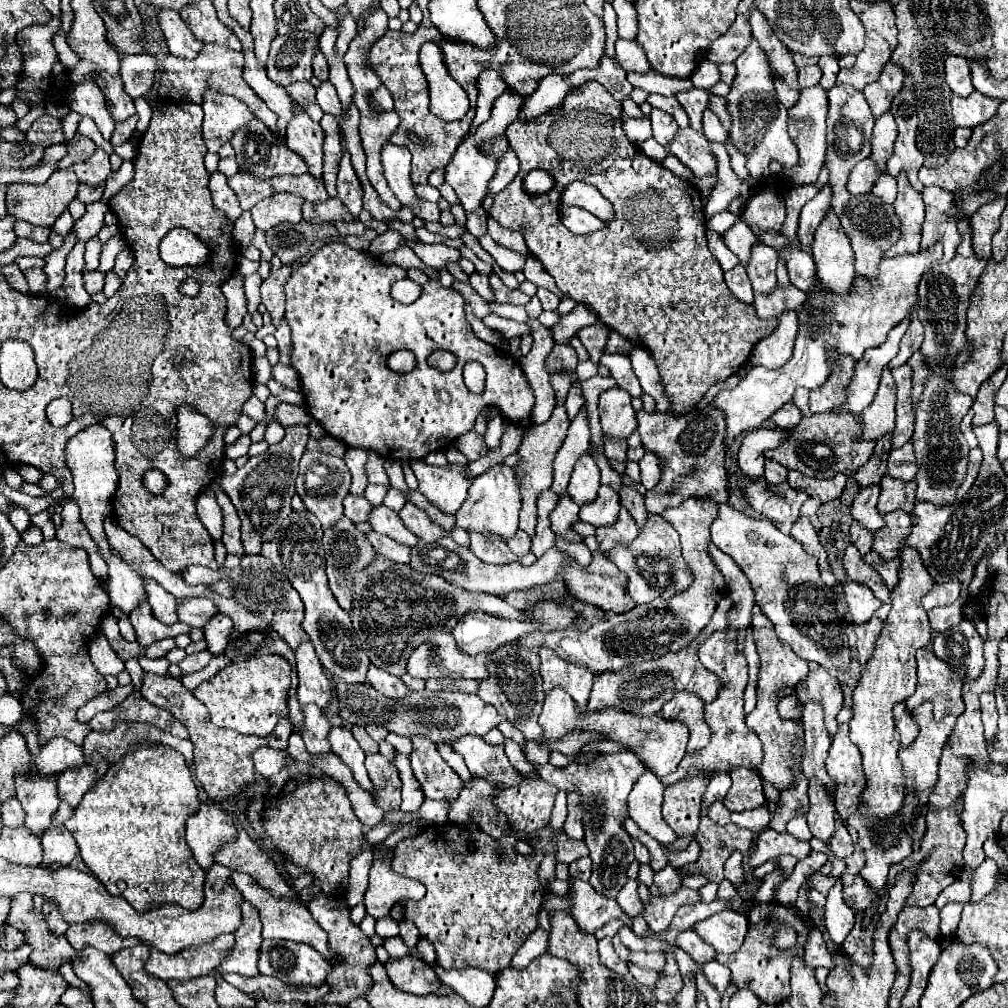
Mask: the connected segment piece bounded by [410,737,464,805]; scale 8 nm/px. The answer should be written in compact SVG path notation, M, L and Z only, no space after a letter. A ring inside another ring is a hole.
M410 737L412 745L414 745L414 751L412 751L412 771L414 771L414 777L420 781L422 785L422 791L426 795L426 799L446 799L450 805L452 801L456 801L456 797L460 795L460 789L462 789L462 779L450 769L450 765L440 757L438 753L438 747L434 741L428 741L428 737Z

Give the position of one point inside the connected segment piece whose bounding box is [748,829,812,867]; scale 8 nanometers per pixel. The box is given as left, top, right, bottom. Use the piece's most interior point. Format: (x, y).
(769, 844)

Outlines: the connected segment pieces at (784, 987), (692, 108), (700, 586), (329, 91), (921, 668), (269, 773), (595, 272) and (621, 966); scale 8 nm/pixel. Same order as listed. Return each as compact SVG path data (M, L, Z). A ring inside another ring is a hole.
M776 903L752 907L748 913L748 921L750 921L750 929L748 929L748 935L746 935L742 947L732 955L718 957L718 961L724 963L732 971L732 983L738 989L750 989L764 1003L778 1005L790 997L790 961L792 961L794 953L798 953L798 955L804 953L804 941L806 941L808 929L792 907L784 907L784 905L776 905ZM780 925L792 927L796 931L794 947L790 947L790 949L774 947L774 933Z
M690 89L690 91L676 95L676 99L680 101L680 105L684 107L684 111L690 117L692 129L702 129L700 117L708 105L708 97L710 97L710 91L704 91L704 89Z
M690 497L688 501L680 503L678 507L668 507L664 513L660 513L680 535L682 543L682 555L688 561L694 583L688 587L688 591L678 593L670 599L654 599L648 605L638 605L636 609L628 613L612 613L606 621L598 621L588 629L582 629L578 625L572 625L568 629L558 629L550 633L530 633L516 641L520 647L528 647L532 651L538 651L540 647L552 649L560 659L582 665L590 669L594 675L600 675L604 671L620 671L624 667L644 663L668 653L678 653L680 649L688 647L700 631L710 623L712 613L716 609L716 603L728 595L726 581L722 573L716 569L710 553L710 525L718 517L718 505L716 501L704 501Z
M322 83L316 91L316 101L318 105L322 107L324 113L330 113L334 115L336 119L340 119L342 115L342 109L340 109L340 101L338 101L338 95L336 95L336 89L332 83Z
M920 649L916 653L916 665L918 685L916 693L906 699L908 709L912 711L920 703L930 701L934 705L936 719L964 713L962 685L966 677L962 669L952 669L952 665L944 665L944 661L940 661L930 649Z
M260 747L254 755L254 765L256 765L256 771L266 779L270 781L276 773L280 773L284 769L284 765L292 765L294 761L288 757L286 751L278 751L278 749L270 749L270 747Z
M588 81L572 89L556 113L546 113L528 123L514 121L506 129L506 137L520 159L520 171L506 189L494 195L494 203L488 213L508 229L520 231L522 225L528 225L524 235L526 245L556 279L558 289L566 297L594 309L606 327L618 331L636 345L644 345L652 353L670 399L670 411L682 415L688 413L712 385L738 373L738 369L748 361L754 345L768 337L776 329L778 321L756 319L754 305L742 303L732 295L724 281L720 263L706 245L702 195L696 187L676 177L660 163L648 159L640 147L632 145L622 131L620 115L620 101L616 101L598 81ZM530 169L548 171L556 181L554 189L536 197L526 193L522 189L522 181ZM572 181L594 185L614 205L616 217L604 231L574 235L562 225L558 213L560 195Z
M604 937L602 941L598 941L598 949L600 949L600 963L602 965L606 965L614 973L628 973L628 965L626 965L626 961L622 961L616 955L610 937Z

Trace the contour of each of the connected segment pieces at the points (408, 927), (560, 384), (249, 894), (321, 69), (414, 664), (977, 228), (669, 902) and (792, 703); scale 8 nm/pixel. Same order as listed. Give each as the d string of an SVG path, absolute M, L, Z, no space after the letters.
M402 919L402 921L400 921L400 937L404 937L406 945L412 947L412 945L418 943L418 939L420 939L420 931L416 929L416 925L412 925L412 921Z
M554 373L554 377L552 377L552 389L556 391L558 403L566 399L566 393L572 387L572 381L576 381L574 373Z
M232 873L232 881L238 887L238 891L242 893L242 897L252 903L256 907L256 911L260 913L260 921L262 921L262 937L264 939L288 939L288 941L296 941L296 943L306 943L310 947L314 947L328 963L330 961L340 961L340 957L336 957L332 953L332 949L328 949L328 935L324 933L324 929L320 929L320 925L312 919L310 911L306 909L306 905L300 903L292 903L292 901L284 901L284 899L276 899L272 897L266 889L262 889L260 885L256 885L256 881L252 881L252 877L248 877L246 873Z
M322 51L316 53L316 57L314 57L314 75L316 75L320 81L328 81L328 63L326 63Z
M434 629L434 641L422 643L408 659L408 673L420 679L488 679L486 655L468 657L460 653L450 629Z
M998 197L990 205L982 205L972 217L970 217L970 229L972 229L972 249L980 259L990 261L992 257L992 235L1000 227L1000 215L1006 205L1006 197Z
M678 889L672 895L652 895L650 903L644 905L644 917L646 923L652 931L656 933L664 933L672 921L672 917L676 915L678 907L686 905L686 903L698 903L700 895L698 891L692 889Z
M794 691L792 695L786 695L784 699L780 699L780 703L778 703L778 713L780 713L780 717L784 717L784 719L798 719L798 717L802 717L802 711L798 711L796 691Z

